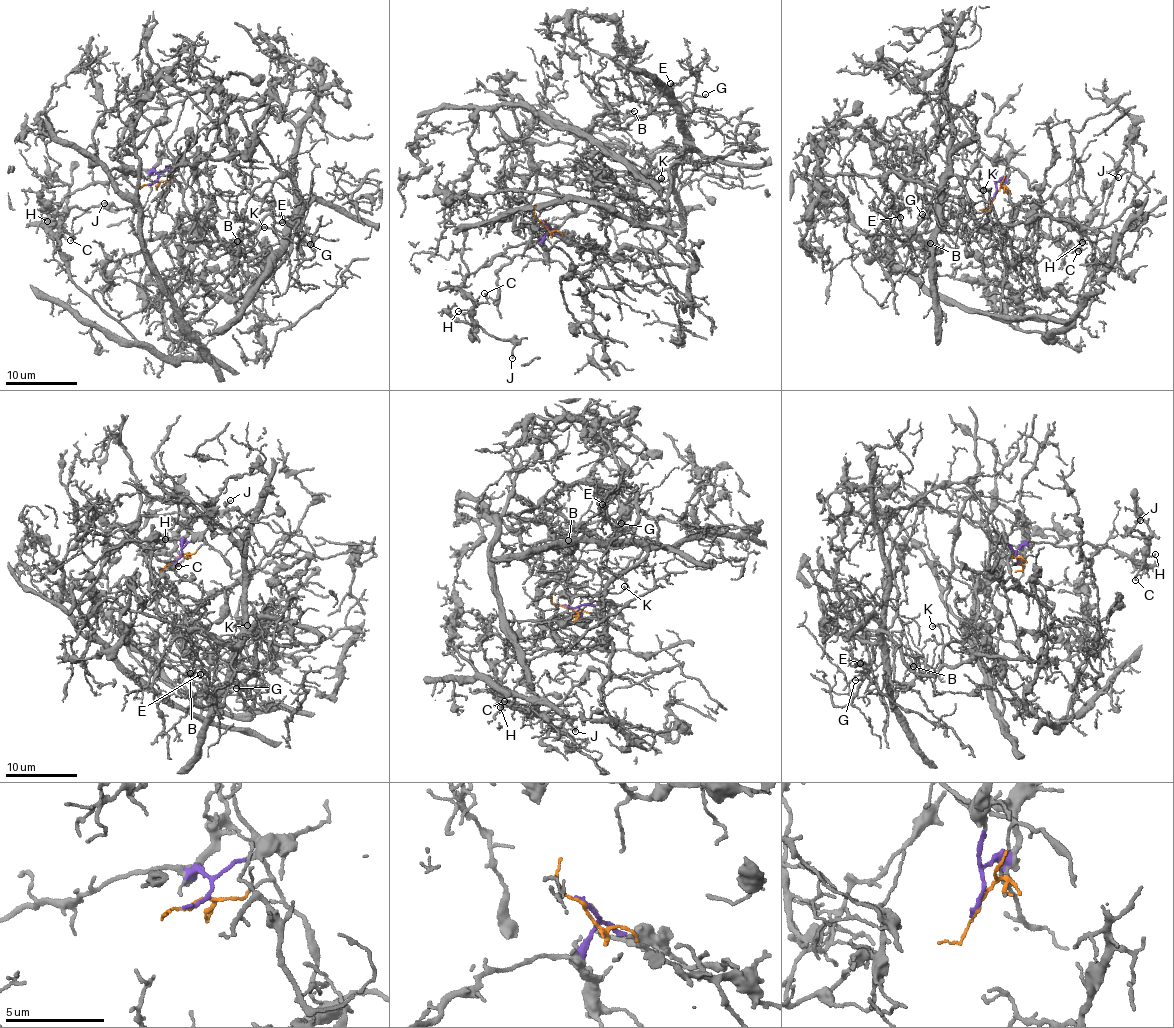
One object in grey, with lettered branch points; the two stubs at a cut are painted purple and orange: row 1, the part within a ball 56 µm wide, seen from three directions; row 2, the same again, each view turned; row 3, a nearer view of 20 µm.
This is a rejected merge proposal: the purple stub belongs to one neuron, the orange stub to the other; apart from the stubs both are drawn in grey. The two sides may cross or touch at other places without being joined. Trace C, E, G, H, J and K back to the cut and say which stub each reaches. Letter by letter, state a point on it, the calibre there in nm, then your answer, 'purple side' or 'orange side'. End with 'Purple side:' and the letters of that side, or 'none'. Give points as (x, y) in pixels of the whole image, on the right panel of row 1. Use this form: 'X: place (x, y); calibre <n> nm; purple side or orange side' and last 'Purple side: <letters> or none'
C: place (1078, 251); calibre 150 nm; purple side
E: place (900, 217); calibre 150 nm; orange side
G: place (922, 214); calibre 110 nm; orange side
H: place (1082, 242); calibre 140 nm; purple side
J: place (1118, 177); calibre 130 nm; purple side
K: place (983, 190); calibre 150 nm; orange side
Purple side: C, H, J

